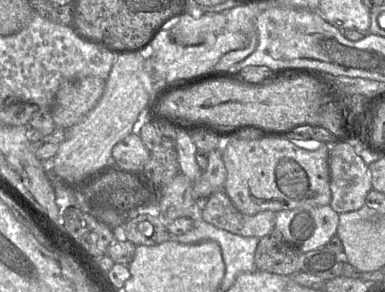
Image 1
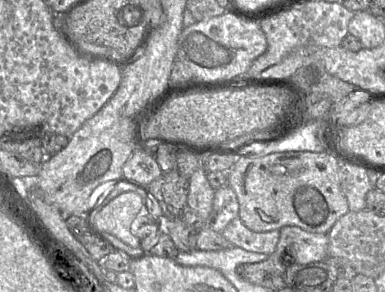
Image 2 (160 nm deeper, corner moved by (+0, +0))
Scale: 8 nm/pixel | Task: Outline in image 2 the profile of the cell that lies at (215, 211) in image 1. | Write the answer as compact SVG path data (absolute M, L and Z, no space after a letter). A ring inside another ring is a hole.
M239 217L231 220L221 235L234 246L267 255L273 254L279 241L279 230L253 232L242 223Z

